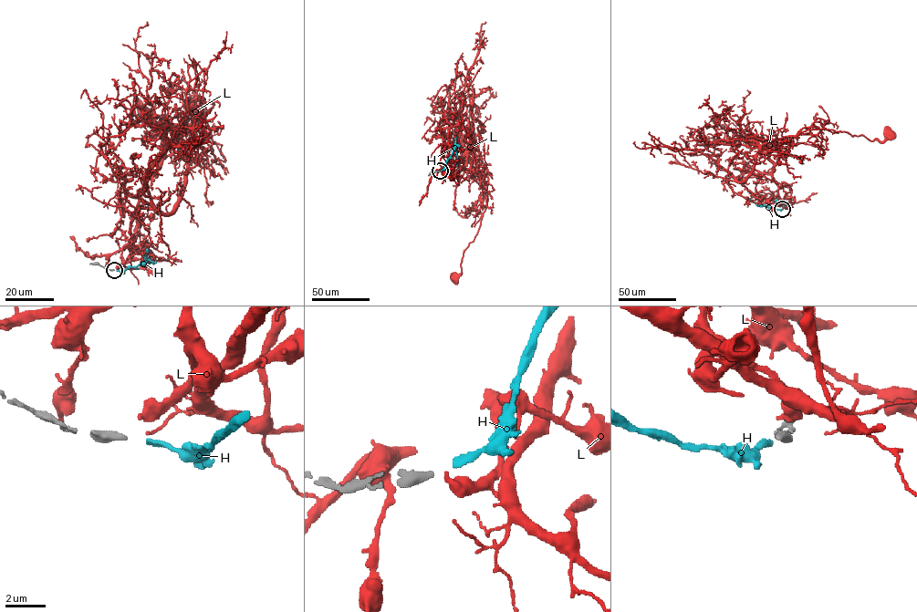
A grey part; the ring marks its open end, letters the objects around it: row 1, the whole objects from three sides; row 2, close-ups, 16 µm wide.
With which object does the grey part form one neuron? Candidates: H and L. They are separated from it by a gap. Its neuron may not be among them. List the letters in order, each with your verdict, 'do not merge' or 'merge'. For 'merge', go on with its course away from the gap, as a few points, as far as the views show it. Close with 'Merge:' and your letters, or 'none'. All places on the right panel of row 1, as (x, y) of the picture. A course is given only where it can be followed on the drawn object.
H: merge | via (782, 209), (761, 206), (768, 205), (776, 199)
L: do not merge
Merge: H

